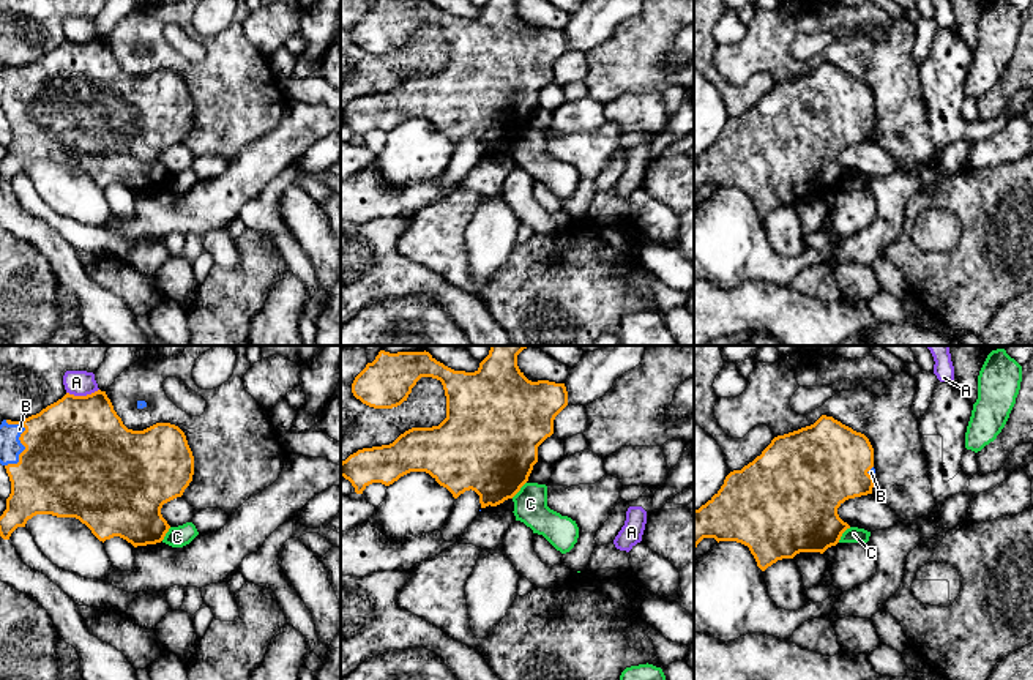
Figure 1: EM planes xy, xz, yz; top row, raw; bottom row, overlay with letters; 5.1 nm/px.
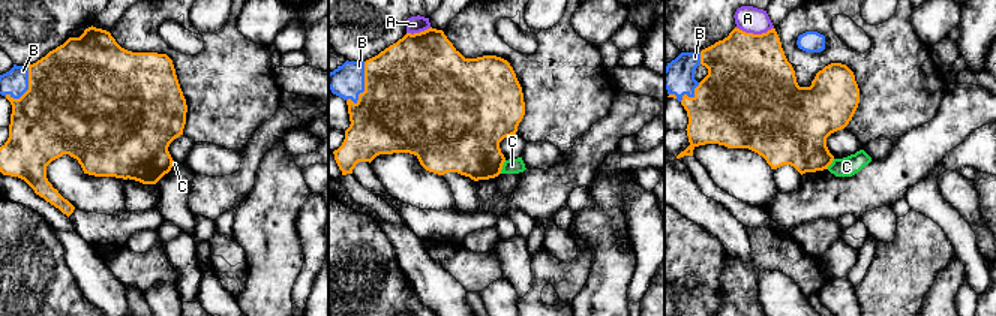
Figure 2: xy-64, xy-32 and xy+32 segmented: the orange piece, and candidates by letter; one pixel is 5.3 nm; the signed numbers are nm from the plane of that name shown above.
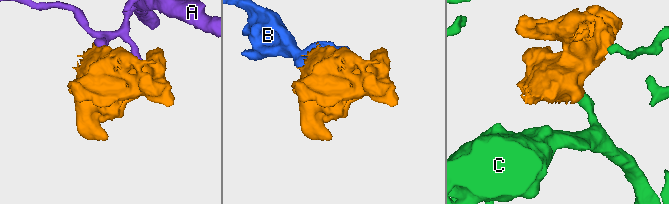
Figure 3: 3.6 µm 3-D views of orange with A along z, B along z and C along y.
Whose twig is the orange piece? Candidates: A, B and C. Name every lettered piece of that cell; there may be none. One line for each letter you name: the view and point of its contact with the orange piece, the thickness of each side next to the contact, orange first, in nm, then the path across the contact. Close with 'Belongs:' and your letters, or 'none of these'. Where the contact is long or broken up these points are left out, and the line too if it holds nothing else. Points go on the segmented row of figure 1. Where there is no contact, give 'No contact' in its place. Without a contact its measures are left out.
B: Touches orange at xy (21, 442). Thickness 460 nm (orange) against 110 nm
Belongs: B

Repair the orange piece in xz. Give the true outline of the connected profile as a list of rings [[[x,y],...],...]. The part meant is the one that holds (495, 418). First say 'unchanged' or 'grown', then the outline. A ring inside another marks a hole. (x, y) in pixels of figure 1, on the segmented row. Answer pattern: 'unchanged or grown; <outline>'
unchanged; [[[490,346],[475,372],[454,371],[426,350],[380,350],[355,377],[353,396],[374,409],[393,409],[407,401],[421,377],[432,377],[443,385],[446,418],[438,426],[412,428],[390,445],[358,450],[341,462],[341,476],[363,494],[372,483],[390,486],[410,472],[426,472],[454,499],[475,491],[481,508],[513,499],[538,462],[538,446],[554,434],[555,417],[568,405],[565,383],[531,382],[519,369],[517,355],[527,347],[536,346]]]

